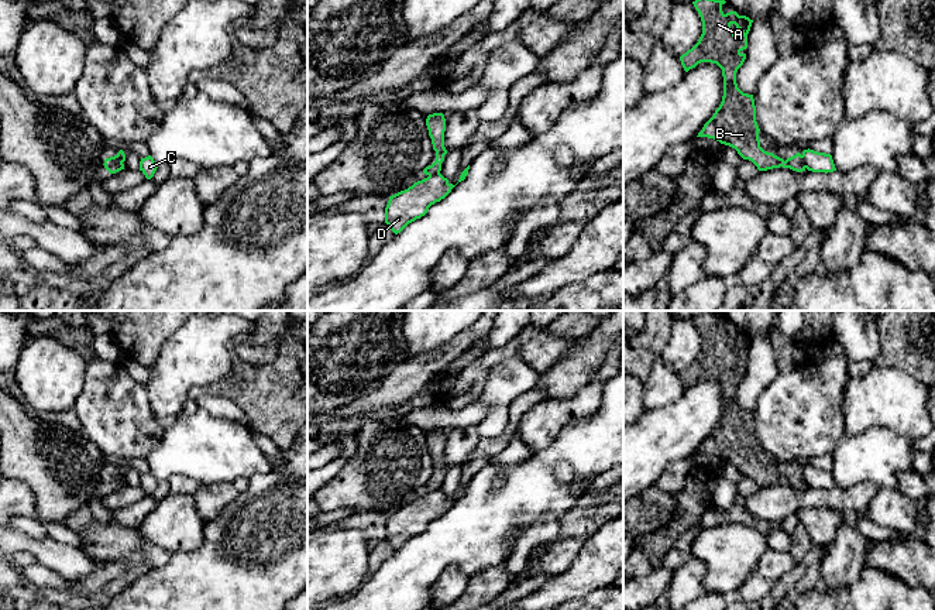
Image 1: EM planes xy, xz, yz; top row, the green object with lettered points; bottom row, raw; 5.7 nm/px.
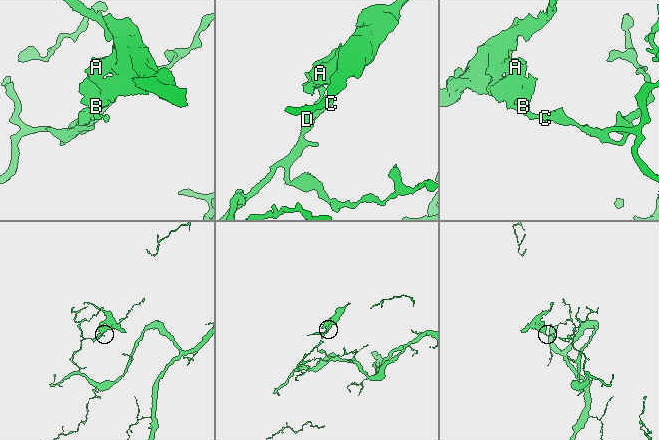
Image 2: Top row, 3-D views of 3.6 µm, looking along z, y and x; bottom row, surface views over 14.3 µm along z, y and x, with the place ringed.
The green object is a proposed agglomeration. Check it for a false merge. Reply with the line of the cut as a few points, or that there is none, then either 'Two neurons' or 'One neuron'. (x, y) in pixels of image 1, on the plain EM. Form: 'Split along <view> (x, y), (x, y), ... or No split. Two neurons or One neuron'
Split along yz (801, 472), (807, 483). Two neurons

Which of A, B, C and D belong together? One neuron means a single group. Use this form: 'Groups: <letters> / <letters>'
Groups: A B / C D

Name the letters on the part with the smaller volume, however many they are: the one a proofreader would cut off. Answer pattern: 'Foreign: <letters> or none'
Foreign: A, B

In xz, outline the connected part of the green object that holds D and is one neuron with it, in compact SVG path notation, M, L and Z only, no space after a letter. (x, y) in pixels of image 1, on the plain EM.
M440 489L415 498L389 513L385 539L395 551L401 549L409 539L424 532L432 521L444 515L454 503Z

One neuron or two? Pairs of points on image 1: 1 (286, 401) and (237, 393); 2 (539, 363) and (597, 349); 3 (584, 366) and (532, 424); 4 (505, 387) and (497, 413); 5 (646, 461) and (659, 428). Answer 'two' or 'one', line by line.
1: one
2: two
3: two
4: one
5: one

